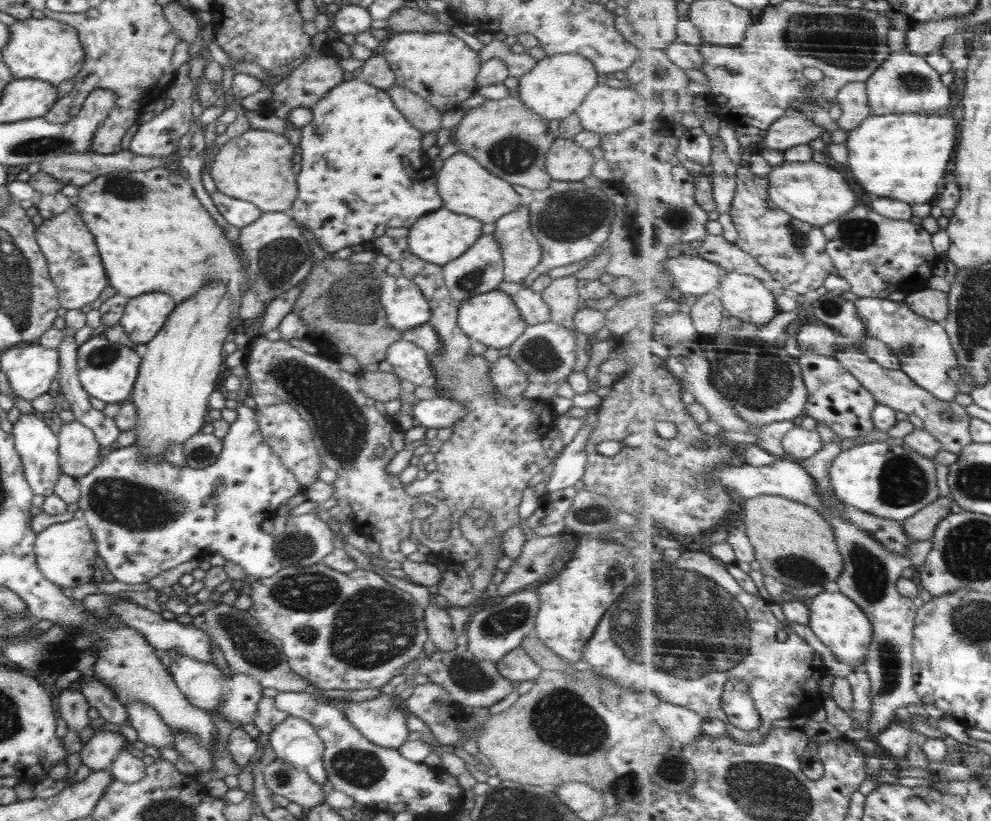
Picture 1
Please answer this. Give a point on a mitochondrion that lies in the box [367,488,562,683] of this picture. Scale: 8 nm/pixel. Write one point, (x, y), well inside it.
(501, 621)

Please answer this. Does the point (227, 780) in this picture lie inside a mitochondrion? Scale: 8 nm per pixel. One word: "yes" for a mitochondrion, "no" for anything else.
no

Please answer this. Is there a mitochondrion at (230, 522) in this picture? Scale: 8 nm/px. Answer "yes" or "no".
no

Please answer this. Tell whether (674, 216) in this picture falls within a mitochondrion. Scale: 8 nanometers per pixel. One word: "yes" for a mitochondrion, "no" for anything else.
yes

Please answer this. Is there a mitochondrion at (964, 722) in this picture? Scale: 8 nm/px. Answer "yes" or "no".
no

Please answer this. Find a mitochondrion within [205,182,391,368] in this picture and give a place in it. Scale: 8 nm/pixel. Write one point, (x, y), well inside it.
(346, 300)

